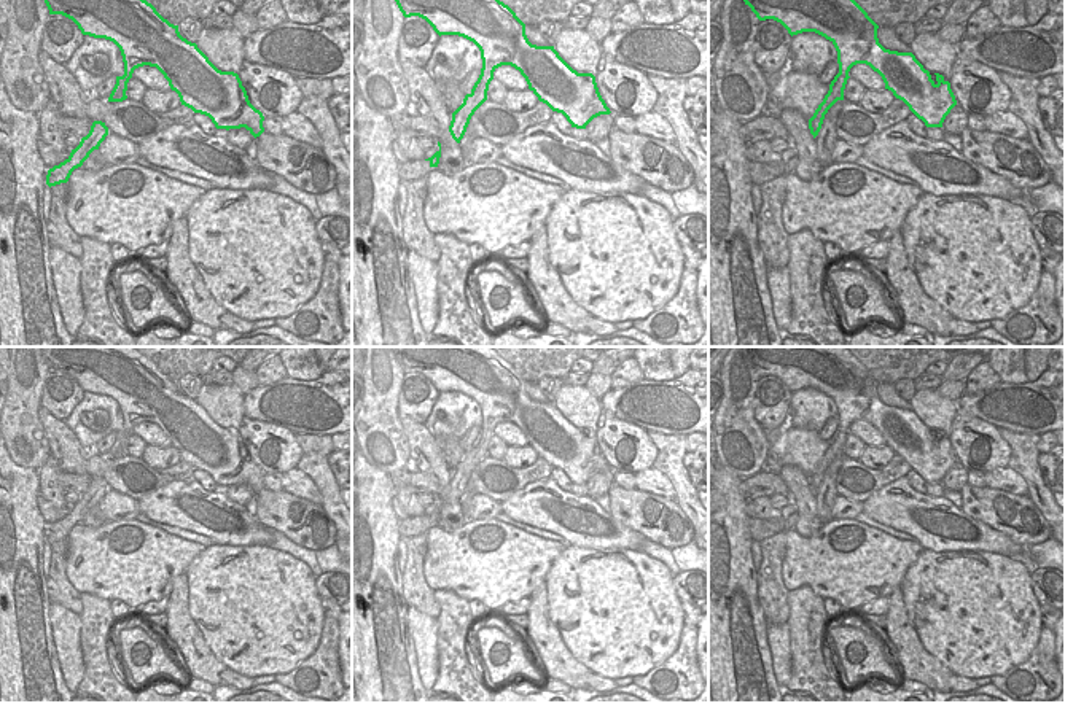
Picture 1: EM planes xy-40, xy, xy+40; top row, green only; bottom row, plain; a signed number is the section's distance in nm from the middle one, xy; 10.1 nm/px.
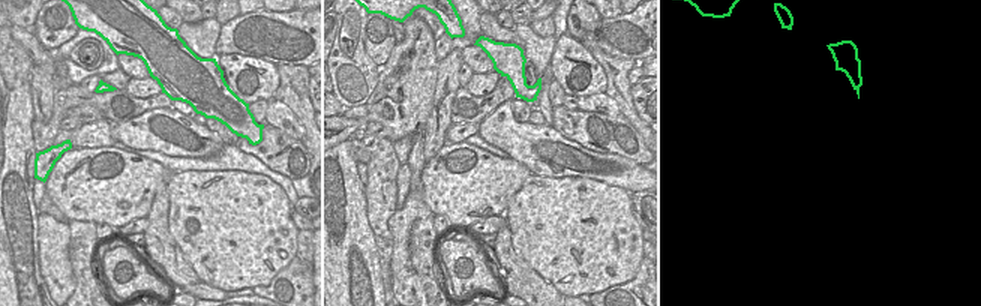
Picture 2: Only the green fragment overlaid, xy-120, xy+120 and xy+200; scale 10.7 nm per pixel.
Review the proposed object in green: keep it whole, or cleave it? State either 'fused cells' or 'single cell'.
single cell

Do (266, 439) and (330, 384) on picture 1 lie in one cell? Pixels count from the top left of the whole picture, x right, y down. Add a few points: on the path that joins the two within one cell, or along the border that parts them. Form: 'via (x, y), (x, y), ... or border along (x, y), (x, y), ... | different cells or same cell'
border along (244, 417), (285, 427), (293, 435) | different cells

